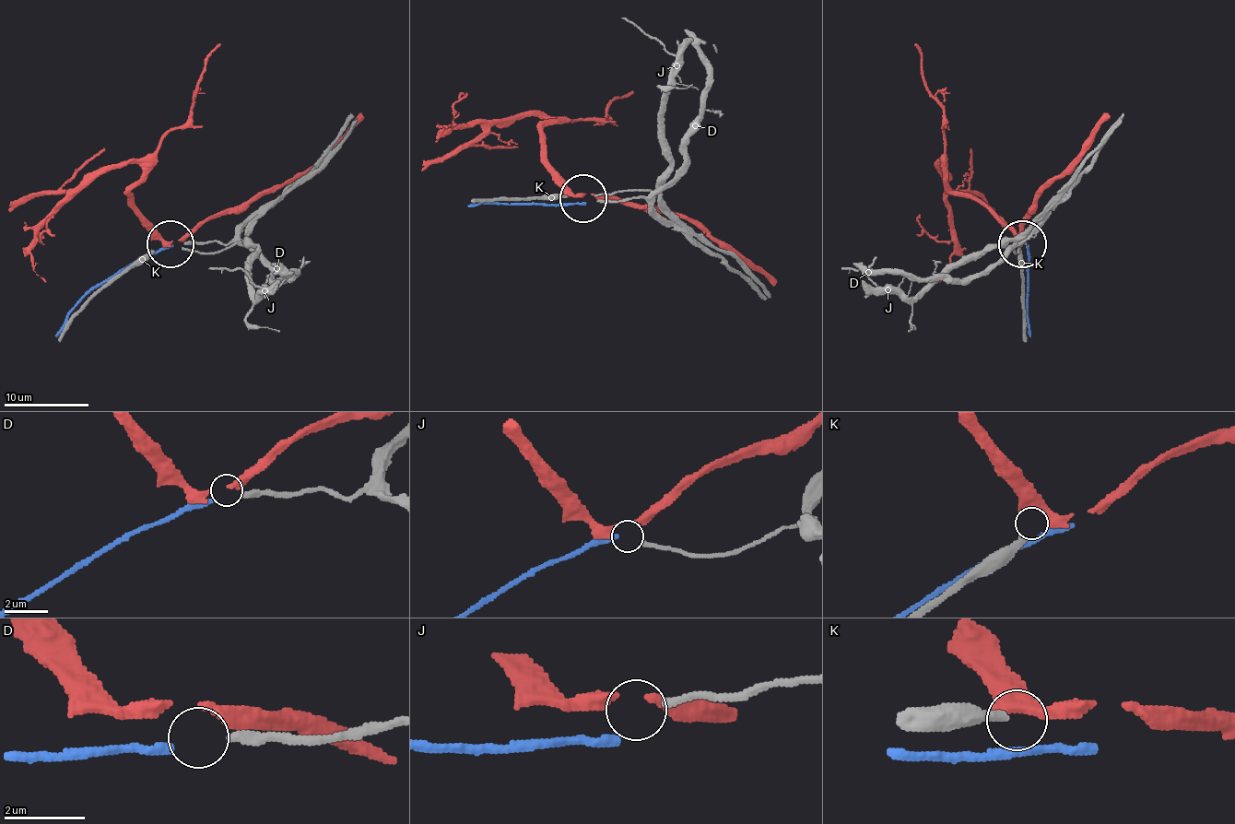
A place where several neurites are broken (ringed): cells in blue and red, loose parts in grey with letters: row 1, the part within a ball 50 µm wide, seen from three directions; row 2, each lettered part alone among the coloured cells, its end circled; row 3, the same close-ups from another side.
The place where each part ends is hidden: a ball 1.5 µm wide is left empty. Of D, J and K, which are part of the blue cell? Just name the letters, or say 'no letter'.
D

